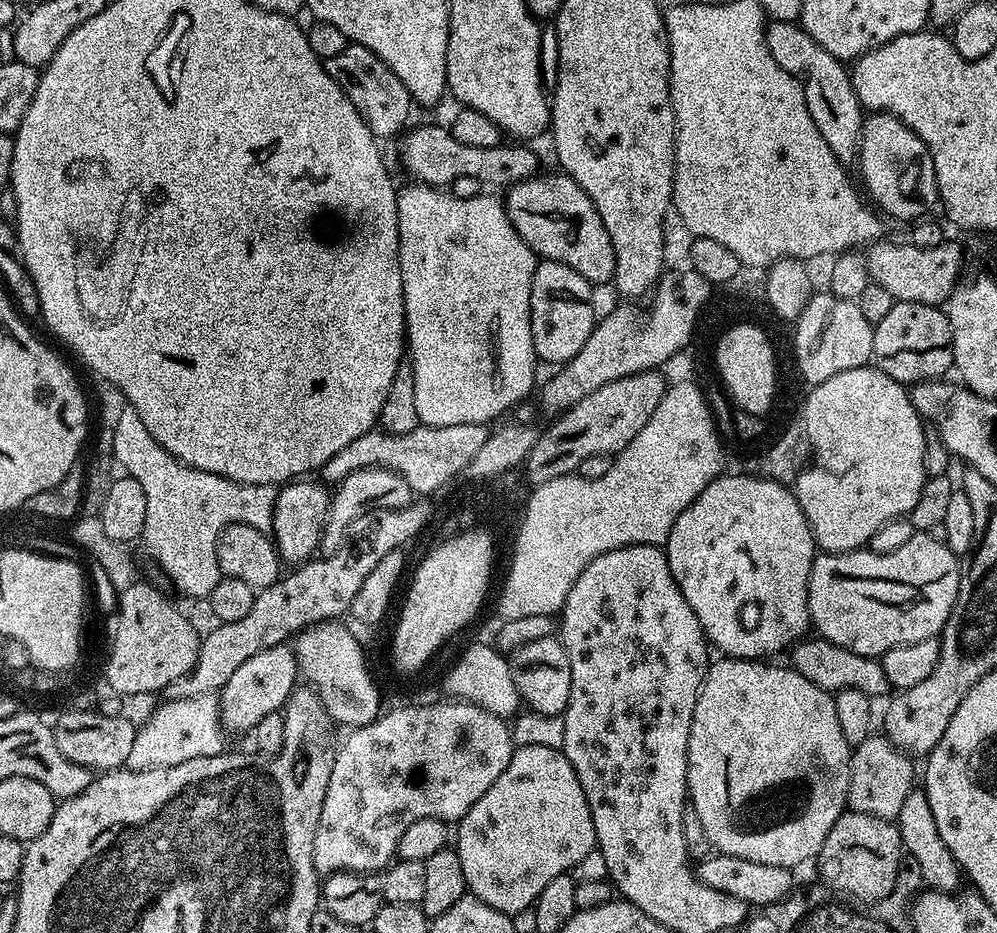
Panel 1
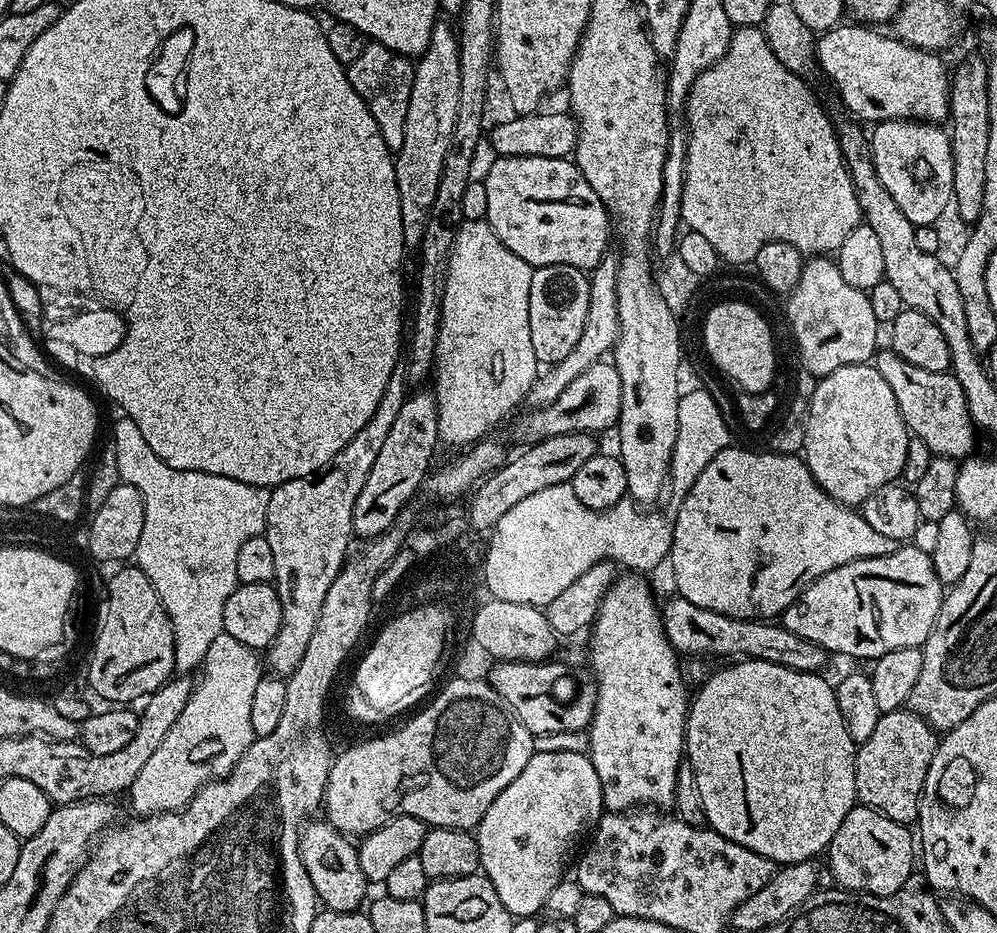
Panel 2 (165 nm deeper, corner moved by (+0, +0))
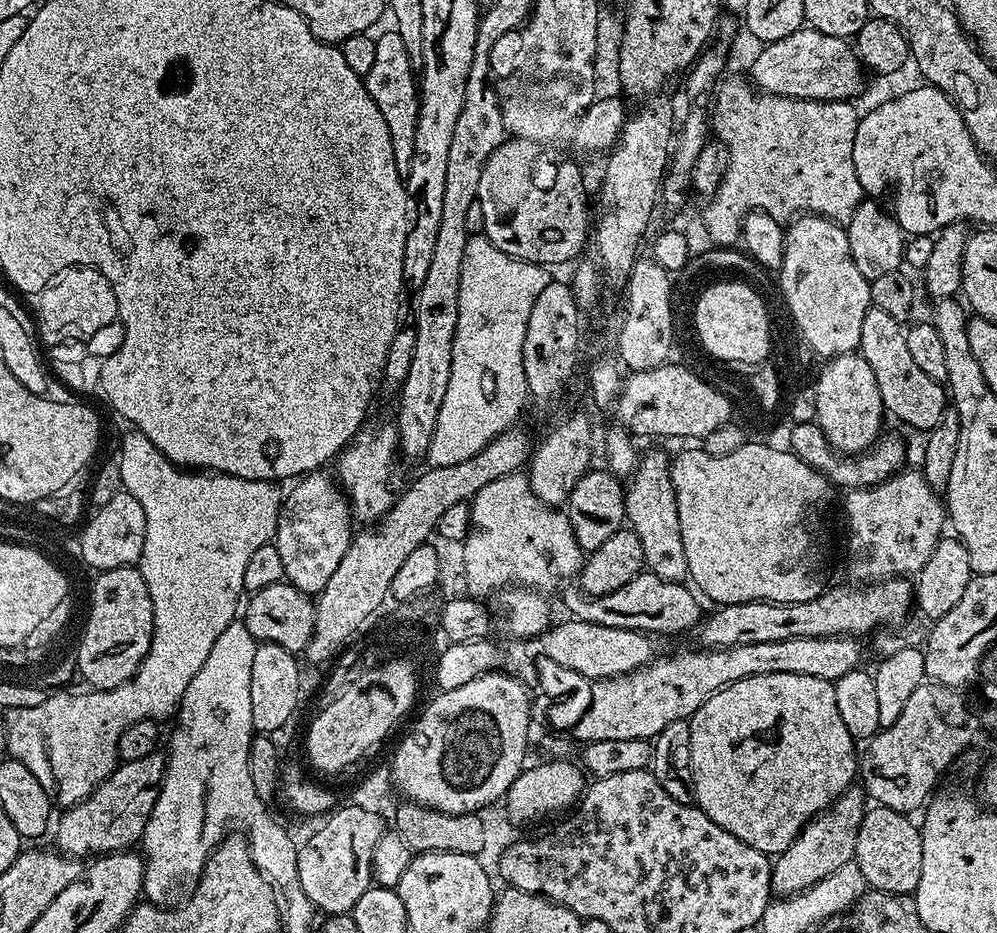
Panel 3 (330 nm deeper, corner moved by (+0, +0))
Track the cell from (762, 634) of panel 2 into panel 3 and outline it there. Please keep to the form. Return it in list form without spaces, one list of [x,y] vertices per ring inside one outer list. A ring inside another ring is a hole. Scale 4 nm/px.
[[[647,570],[641,571],[636,577],[631,578],[626,586],[621,586],[610,594],[591,597],[585,595],[579,587],[572,587],[567,589],[569,592],[564,596],[564,604],[568,607],[567,615],[582,622],[614,626],[618,630],[634,630],[659,638],[680,636],[692,627],[693,631],[702,620],[700,604],[696,601],[697,593],[687,583],[658,578],[658,574]]]

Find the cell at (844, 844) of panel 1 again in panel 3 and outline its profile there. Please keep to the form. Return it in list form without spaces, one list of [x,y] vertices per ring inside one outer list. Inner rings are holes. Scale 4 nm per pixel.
[[[872,806],[865,811],[862,826],[858,826],[858,846],[854,863],[862,870],[865,885],[878,892],[915,893],[918,878],[922,878],[922,838],[919,827],[911,824],[909,817],[903,812],[895,812],[889,808]]]

